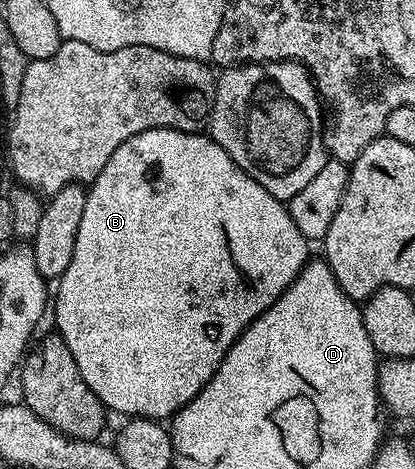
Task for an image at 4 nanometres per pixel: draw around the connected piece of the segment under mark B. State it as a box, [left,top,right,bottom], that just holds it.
[54,127,311,420]

